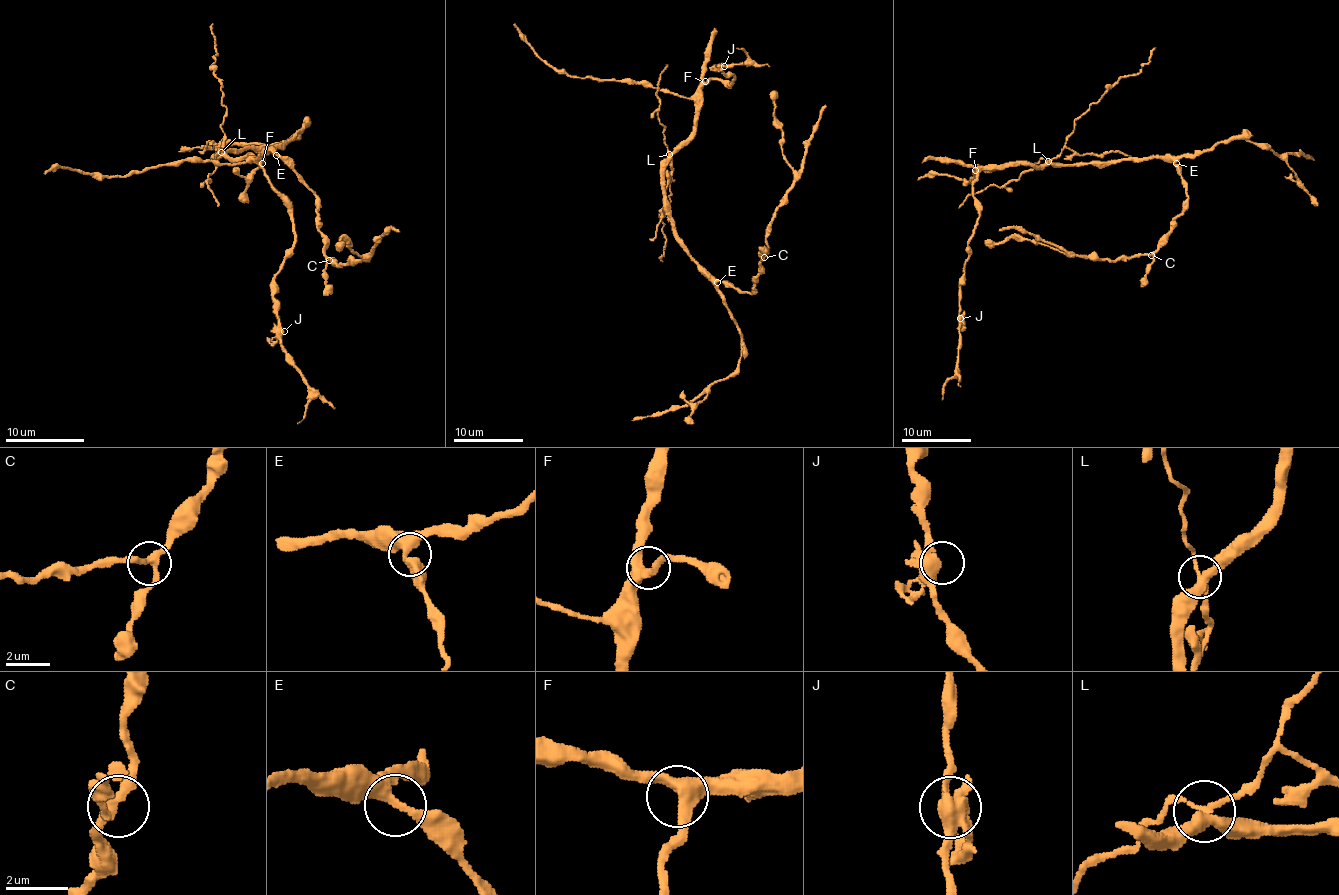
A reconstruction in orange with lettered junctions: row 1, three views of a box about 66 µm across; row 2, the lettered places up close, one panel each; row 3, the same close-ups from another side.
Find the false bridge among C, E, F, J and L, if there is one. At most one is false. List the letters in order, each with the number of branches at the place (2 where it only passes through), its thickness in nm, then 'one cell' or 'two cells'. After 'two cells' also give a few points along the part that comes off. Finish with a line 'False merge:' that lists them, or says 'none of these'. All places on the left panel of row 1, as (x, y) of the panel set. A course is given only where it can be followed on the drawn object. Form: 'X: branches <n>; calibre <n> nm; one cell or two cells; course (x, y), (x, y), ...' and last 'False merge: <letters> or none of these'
C: branches 3; calibre 280 nm; one cell
E: branches 3; calibre 320 nm; one cell
F: branches 3; calibre 360 nm; one cell
J: branches 4; calibre 400 nm; one cell
L: branches 4; calibre 320 nm; two cells; course (221, 153), (224, 143), (221, 123), (226, 109), (221, 79), (213, 70), (217, 54), (213, 24)
False merge: L

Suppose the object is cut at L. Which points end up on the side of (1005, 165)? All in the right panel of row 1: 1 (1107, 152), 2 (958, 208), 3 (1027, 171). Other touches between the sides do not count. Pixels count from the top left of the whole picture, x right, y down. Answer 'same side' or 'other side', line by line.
1: other side
2: other side
3: other side

